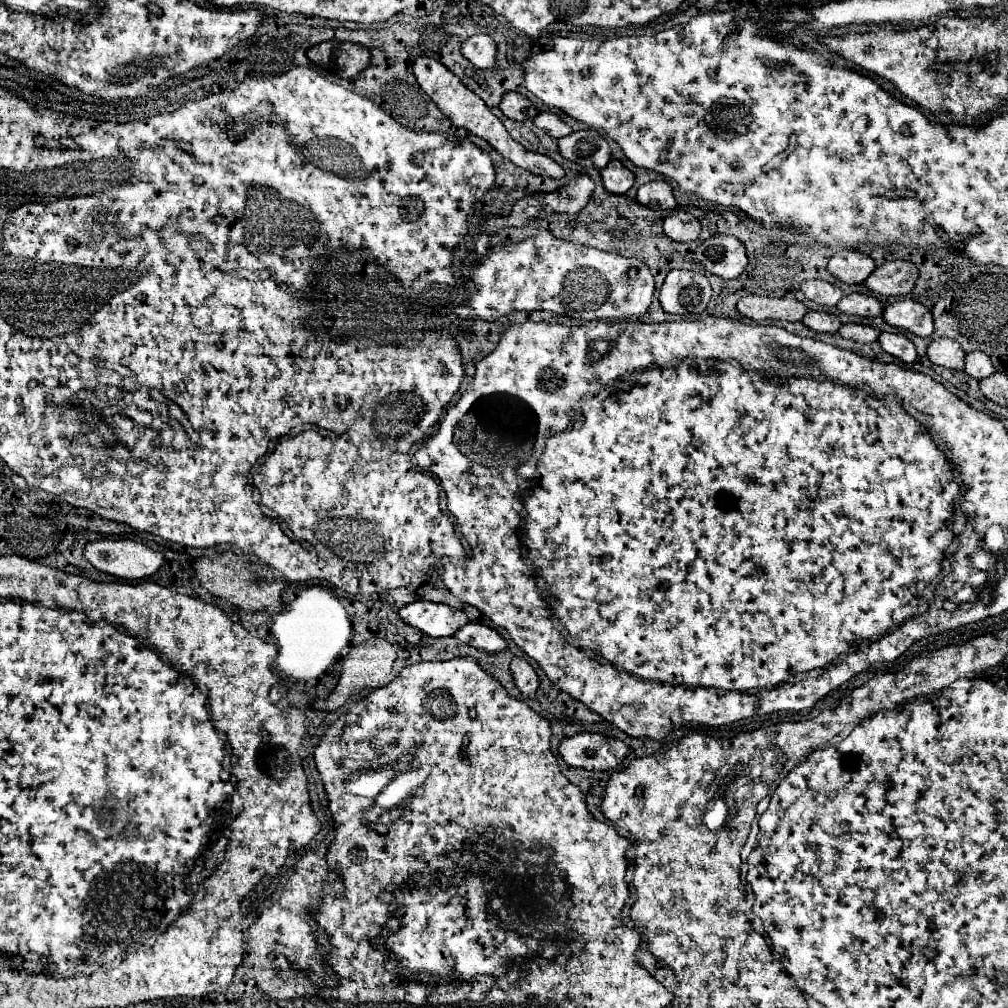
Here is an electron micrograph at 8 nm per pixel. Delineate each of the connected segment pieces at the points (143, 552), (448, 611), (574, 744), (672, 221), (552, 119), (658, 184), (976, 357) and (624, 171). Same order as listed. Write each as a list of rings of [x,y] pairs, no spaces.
[[[96,540],[84,548],[84,558],[100,572],[124,580],[140,580],[154,574],[164,556],[134,540]]]
[[[416,600],[412,604],[406,604],[398,610],[398,614],[406,624],[418,628],[422,634],[432,638],[452,636],[468,622],[468,616],[462,610],[450,608],[446,604],[434,604],[428,600]]]
[[[578,732],[564,738],[558,752],[568,766],[584,770],[612,770],[622,764],[630,748],[620,740],[598,732]]]
[[[674,212],[664,218],[664,236],[674,242],[692,242],[700,234],[700,222],[688,212]]]
[[[540,112],[536,118],[534,118],[534,124],[540,128],[540,130],[544,130],[548,136],[552,136],[552,138],[562,138],[562,136],[566,136],[566,134],[570,134],[572,132],[572,128],[566,124],[566,122],[562,122],[556,114],[552,114],[552,112]]]
[[[654,180],[654,182],[640,186],[636,200],[638,200],[638,204],[648,206],[648,208],[656,208],[656,210],[676,208],[672,186],[668,182],[662,182],[662,180]]]
[[[970,352],[966,354],[966,360],[964,360],[964,372],[976,380],[982,380],[982,378],[988,378],[990,374],[996,372],[996,368],[992,366],[990,358],[982,352]]]
[[[612,160],[606,168],[600,170],[600,176],[602,176],[604,188],[612,194],[624,194],[634,184],[634,174],[620,160]]]

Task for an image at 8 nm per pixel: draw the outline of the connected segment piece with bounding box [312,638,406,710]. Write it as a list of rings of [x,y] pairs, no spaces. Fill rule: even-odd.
[[[374,638],[374,640],[362,642],[362,644],[354,644],[354,646],[348,648],[348,652],[346,652],[344,658],[342,658],[342,672],[344,672],[344,676],[340,676],[340,682],[336,684],[334,692],[332,692],[326,700],[316,700],[316,702],[312,702],[312,706],[314,706],[314,708],[320,708],[320,710],[338,710],[338,708],[344,706],[350,698],[352,698],[352,700],[358,700],[360,696],[366,696],[370,690],[386,686],[388,682],[392,682],[394,676],[400,674],[400,670],[402,670],[404,666],[406,666],[406,664],[402,664],[400,650],[398,650],[394,644],[390,644],[388,640]]]

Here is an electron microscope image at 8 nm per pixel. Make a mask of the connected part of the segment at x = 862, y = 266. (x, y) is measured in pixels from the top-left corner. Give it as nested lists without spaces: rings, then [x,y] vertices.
[[[840,250],[826,262],[826,270],[844,284],[860,284],[874,268],[874,260],[856,250]]]

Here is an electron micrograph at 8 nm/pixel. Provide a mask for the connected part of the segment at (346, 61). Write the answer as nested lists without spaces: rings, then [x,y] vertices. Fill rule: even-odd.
[[[320,42],[308,50],[308,60],[340,78],[352,78],[370,64],[370,50],[352,42]]]

